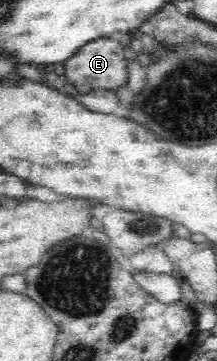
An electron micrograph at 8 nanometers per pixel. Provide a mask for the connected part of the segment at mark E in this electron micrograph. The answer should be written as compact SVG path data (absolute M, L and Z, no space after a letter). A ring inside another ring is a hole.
M109 37L95 38L84 44L65 62L65 76L67 86L75 86L78 95L87 94L93 89L113 89L127 85L127 59L124 58L121 43Z

